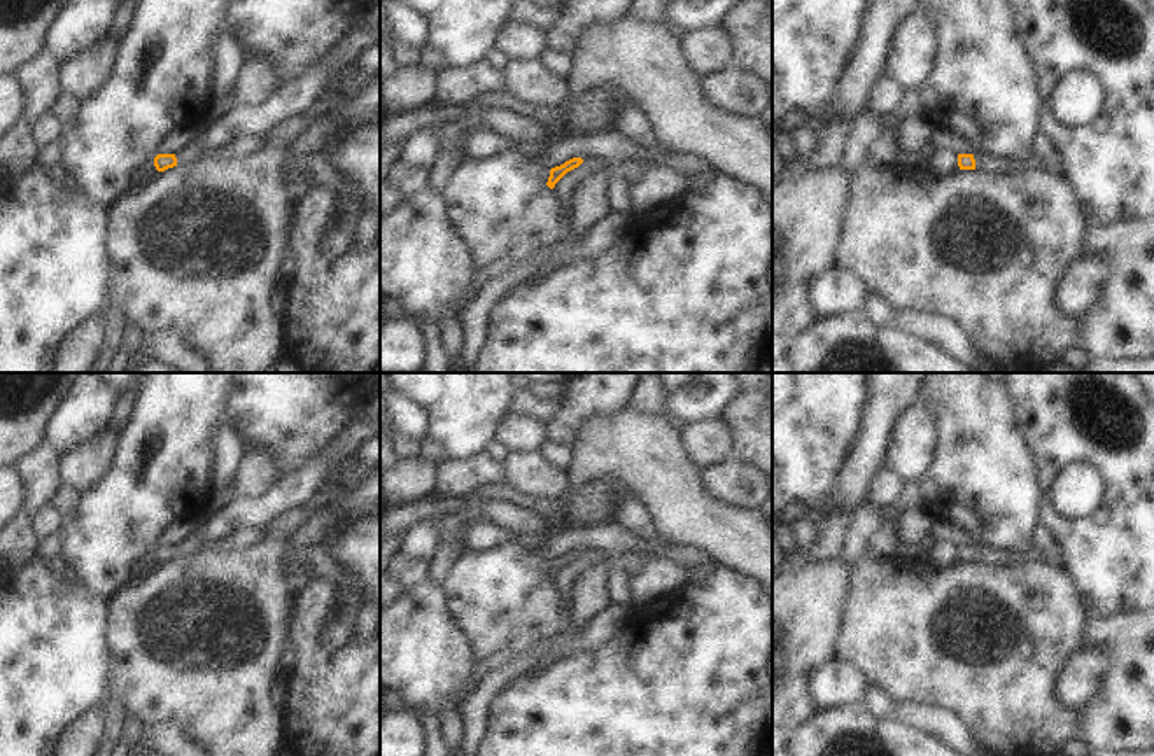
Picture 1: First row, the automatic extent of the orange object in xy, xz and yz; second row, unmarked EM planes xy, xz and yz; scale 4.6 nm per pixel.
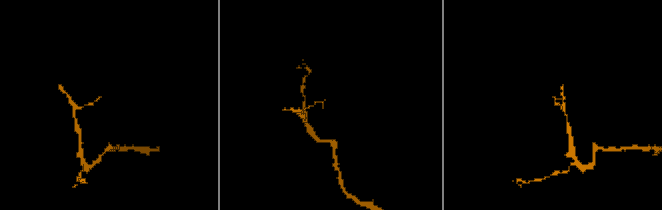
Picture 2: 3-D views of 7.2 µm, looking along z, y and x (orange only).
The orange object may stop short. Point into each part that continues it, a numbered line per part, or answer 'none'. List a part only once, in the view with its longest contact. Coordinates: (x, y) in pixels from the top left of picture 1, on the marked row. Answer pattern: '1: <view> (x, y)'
none

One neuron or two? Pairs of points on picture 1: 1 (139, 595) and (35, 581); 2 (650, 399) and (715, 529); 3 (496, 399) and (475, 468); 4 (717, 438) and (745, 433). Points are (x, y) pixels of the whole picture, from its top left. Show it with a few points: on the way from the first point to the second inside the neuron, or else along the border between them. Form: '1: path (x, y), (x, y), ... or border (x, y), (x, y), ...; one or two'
1: border (107, 599), (105, 641); two
2: border (629, 403), (640, 410), (657, 412); two
3: border (484, 452), (449, 461); two
4: border (722, 417), (729, 427), (734, 455); two

